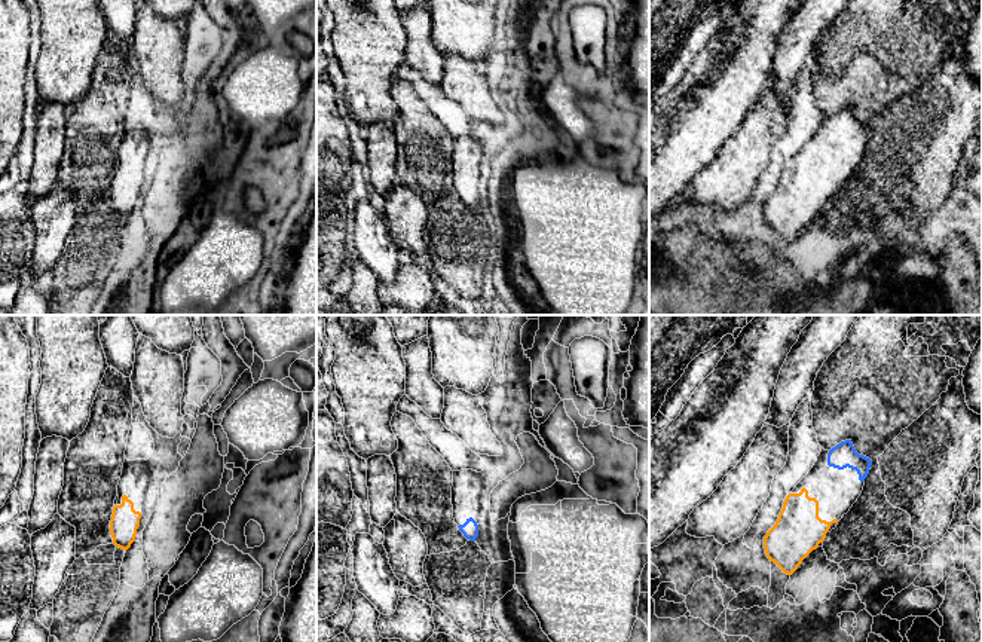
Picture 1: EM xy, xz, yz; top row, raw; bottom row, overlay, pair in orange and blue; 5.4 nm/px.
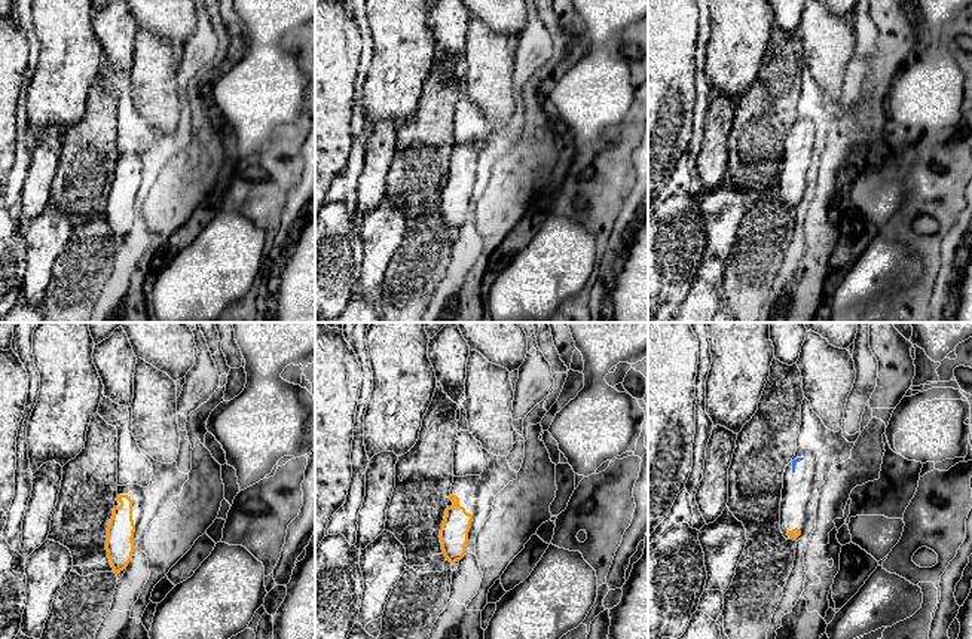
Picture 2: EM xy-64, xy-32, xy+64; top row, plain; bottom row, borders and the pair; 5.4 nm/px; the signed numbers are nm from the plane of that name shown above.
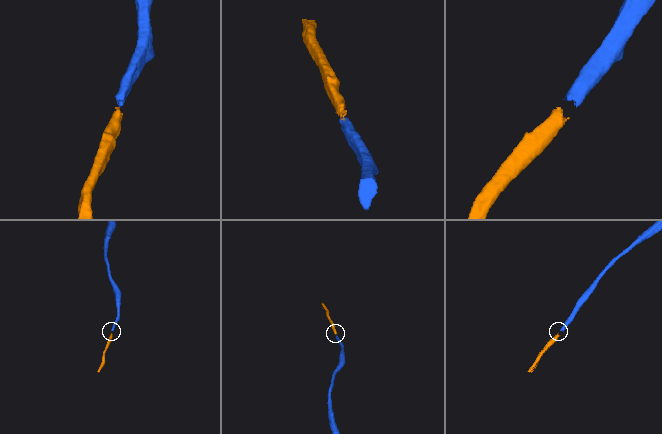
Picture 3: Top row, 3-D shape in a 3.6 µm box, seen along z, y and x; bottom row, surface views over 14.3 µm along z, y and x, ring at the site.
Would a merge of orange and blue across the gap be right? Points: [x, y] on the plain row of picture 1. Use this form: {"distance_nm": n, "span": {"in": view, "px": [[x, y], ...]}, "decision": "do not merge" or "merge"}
{"distance_nm": 180, "span": {"in": "yz", "px": [[804, 155], [828, 131]]}, "decision": "merge"}

